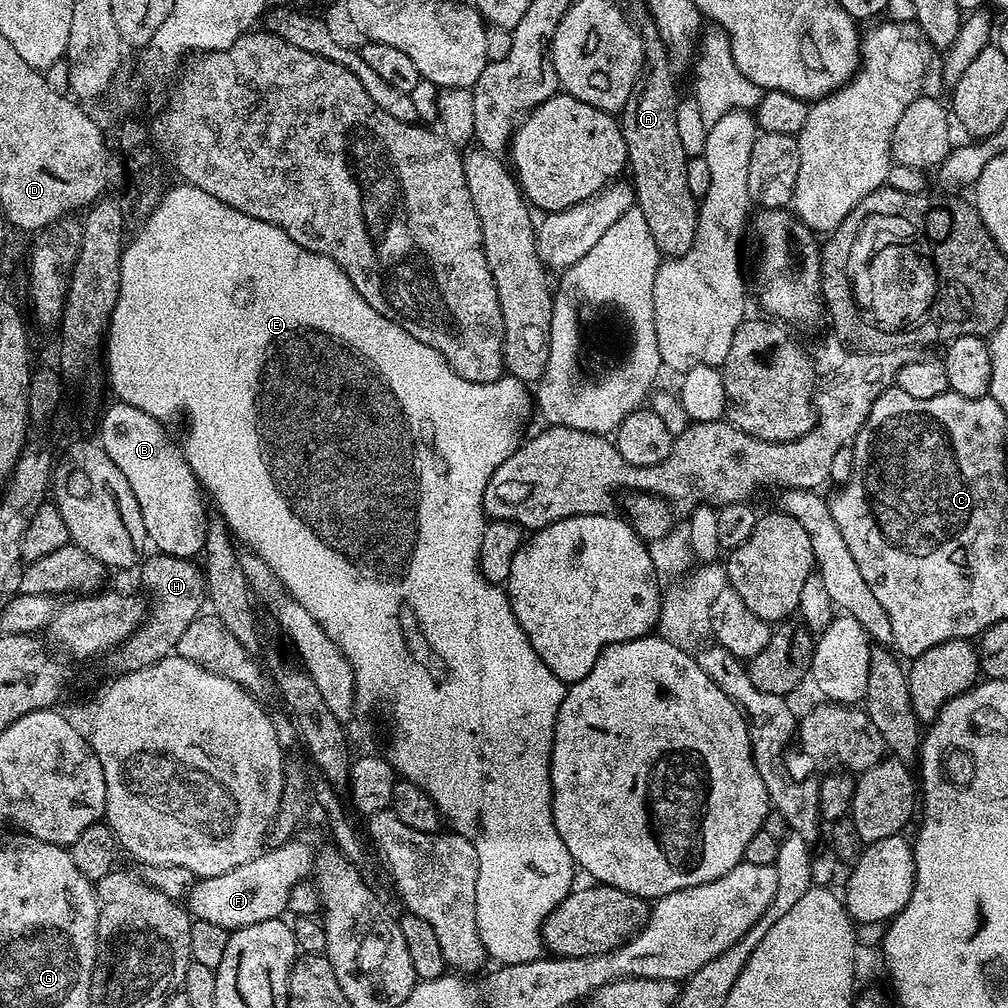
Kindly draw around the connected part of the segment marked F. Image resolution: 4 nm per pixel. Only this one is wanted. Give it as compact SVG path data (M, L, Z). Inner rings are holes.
M293 838L282 846L261 851L250 862L242 862L242 866L234 866L234 870L226 870L226 874L197 879L188 891L186 907L195 919L214 922L214 926L229 930L275 920L285 915L294 886L313 875L317 859L317 853L312 853L306 841Z

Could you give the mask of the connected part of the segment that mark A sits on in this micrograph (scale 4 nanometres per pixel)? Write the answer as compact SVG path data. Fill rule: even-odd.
M644 19L645 21L639 23L640 37L643 40L643 70L640 71L638 78L635 80L634 89L630 92L630 98L627 99L626 106L620 111L620 128L623 131L623 140L626 142L628 150L628 168L633 172L630 177L630 182L633 186L633 197L636 206L642 210L642 214L645 215L646 226L649 227L651 234L654 237L655 245L658 246L661 255L671 258L673 256L681 256L688 251L693 244L694 234L696 233L697 226L697 214L699 212L697 197L693 195L689 190L689 183L686 182L686 166L689 162L689 157L685 148L682 146L682 142L679 141L678 126L675 125L675 119L677 118L677 110L680 107L680 101L678 101L678 94L676 92L676 82L674 80L674 68L671 58L668 54L668 50L665 48L663 40L659 36L657 26L651 19Z

